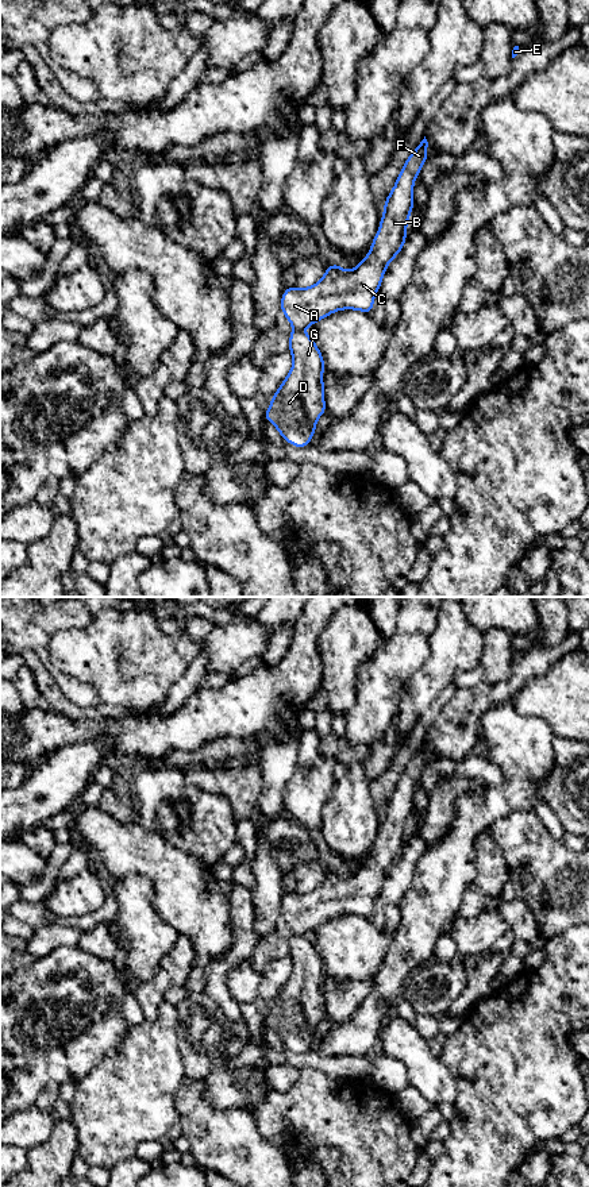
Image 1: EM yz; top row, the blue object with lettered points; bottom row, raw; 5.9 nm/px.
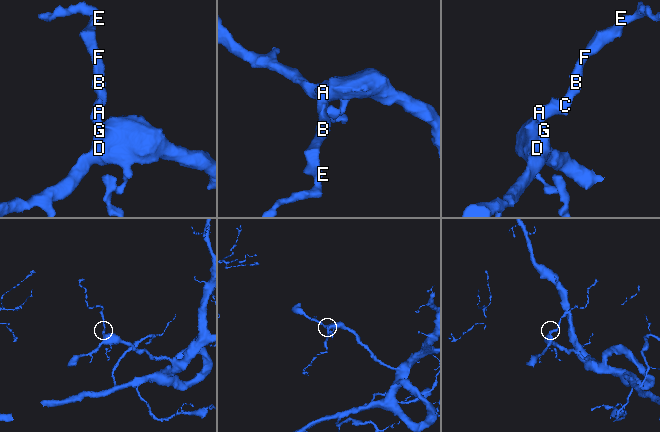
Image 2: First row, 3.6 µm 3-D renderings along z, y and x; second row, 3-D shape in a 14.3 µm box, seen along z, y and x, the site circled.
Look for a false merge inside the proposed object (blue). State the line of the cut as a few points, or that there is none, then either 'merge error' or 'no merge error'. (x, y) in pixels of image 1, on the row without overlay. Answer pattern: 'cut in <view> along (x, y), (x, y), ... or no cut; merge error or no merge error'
cut in yz along (293, 935), (303, 936); merge error

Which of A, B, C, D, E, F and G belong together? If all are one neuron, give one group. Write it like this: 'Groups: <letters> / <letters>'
Groups: A B C E F / D G

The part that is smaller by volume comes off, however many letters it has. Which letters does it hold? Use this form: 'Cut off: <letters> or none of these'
Cut off: A, B, C, E, F

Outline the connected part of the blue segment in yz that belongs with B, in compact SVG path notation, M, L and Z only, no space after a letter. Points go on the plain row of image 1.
M424 744L405 766L384 810L384 821L370 856L355 874L343 875L331 868L323 883L309 893L286 893L281 902L281 917L293 936L304 936L328 920L354 914L372 918L374 901L392 864L401 858L407 844L408 822L413 813L413 789L428 758Z

